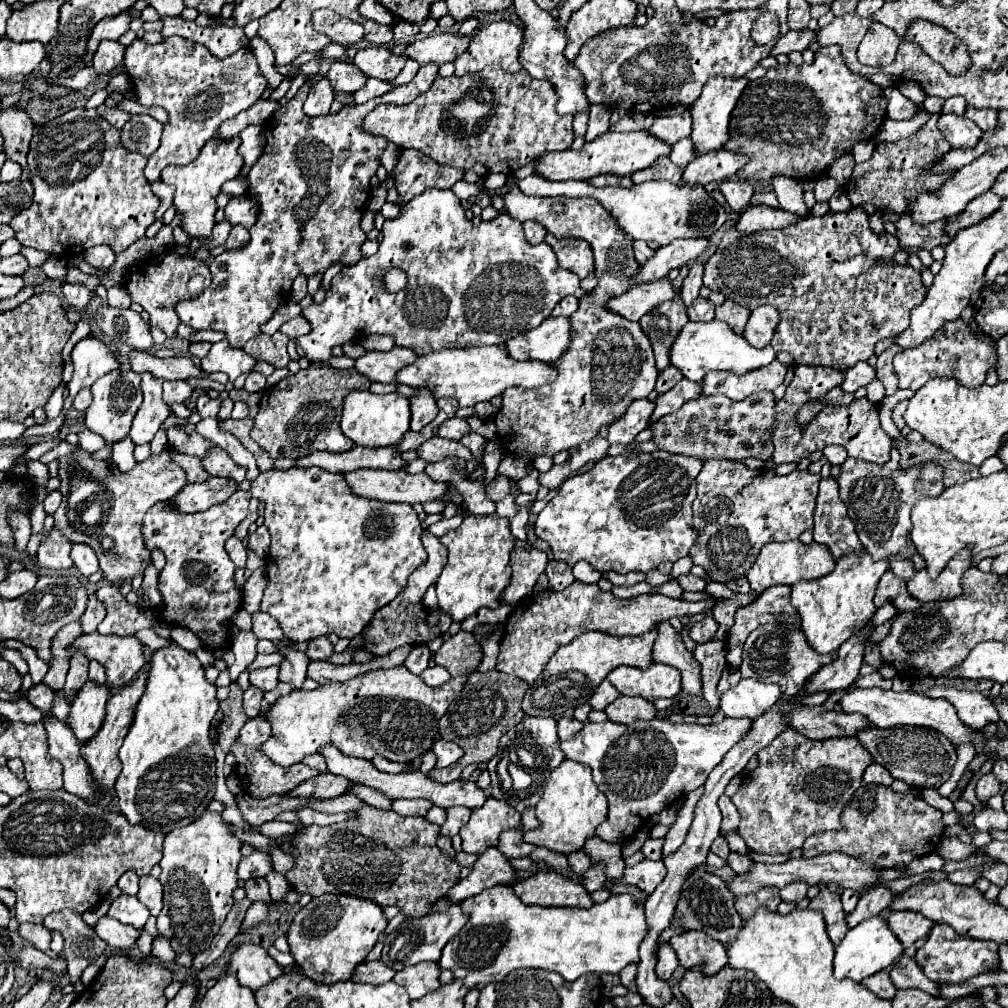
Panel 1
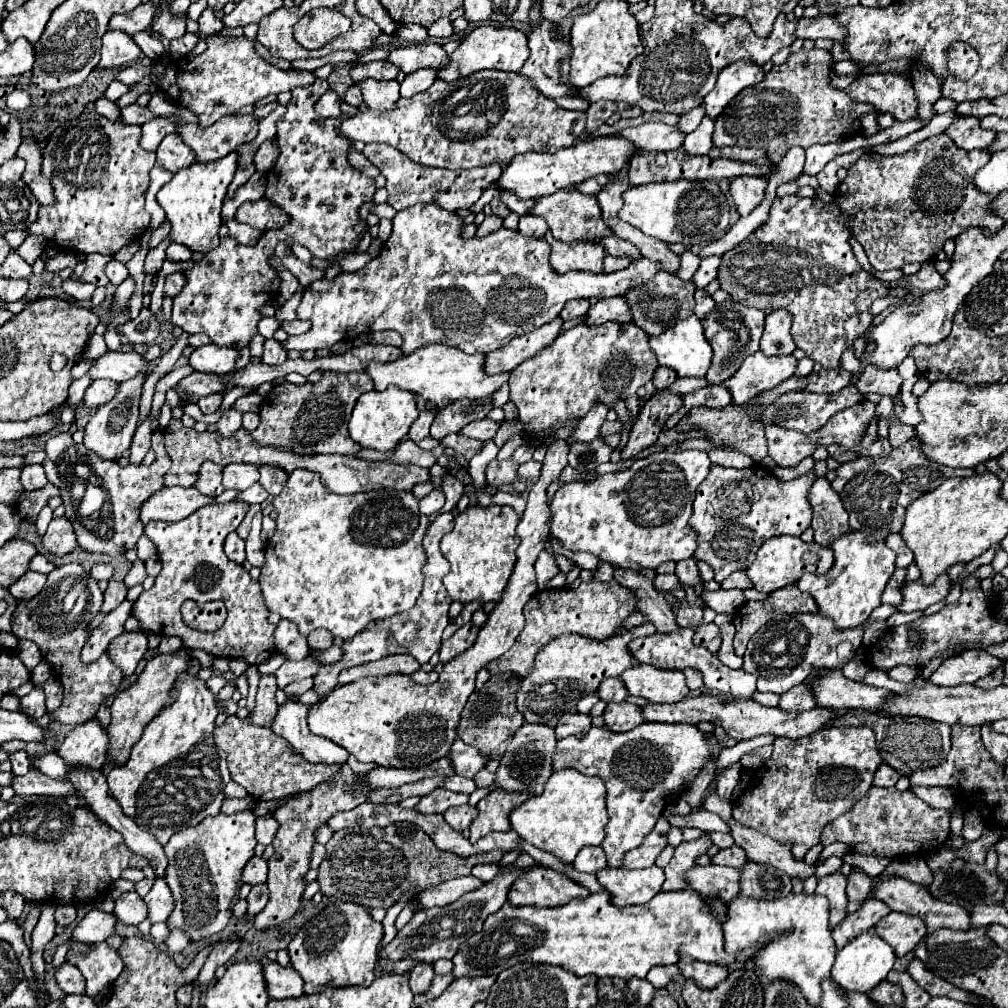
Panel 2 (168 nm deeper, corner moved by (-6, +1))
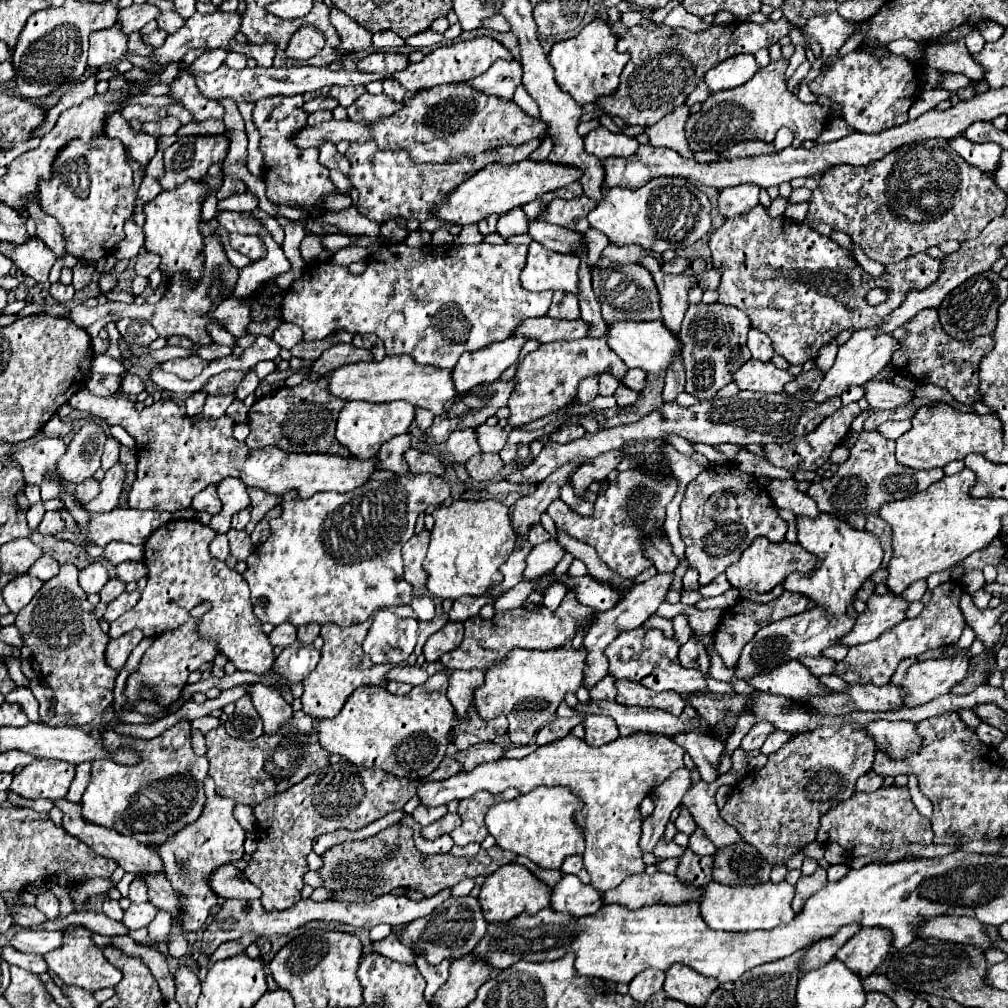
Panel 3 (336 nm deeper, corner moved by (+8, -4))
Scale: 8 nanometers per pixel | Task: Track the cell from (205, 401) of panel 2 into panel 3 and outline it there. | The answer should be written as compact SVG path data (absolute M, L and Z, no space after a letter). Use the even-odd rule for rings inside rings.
M204 392L190 394L190 396L186 398L186 416L198 416L198 414L202 412L204 400L206 400L206 394L204 394Z

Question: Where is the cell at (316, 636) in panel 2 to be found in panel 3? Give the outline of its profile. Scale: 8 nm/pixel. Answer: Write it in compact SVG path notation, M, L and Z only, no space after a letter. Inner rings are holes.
M304 624L298 628L298 640L312 644L320 634L320 624Z

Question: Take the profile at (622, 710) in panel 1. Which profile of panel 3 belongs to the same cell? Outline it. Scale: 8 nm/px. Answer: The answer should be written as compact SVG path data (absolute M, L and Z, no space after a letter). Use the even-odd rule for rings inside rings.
M586 716L584 732L584 742L590 746L604 746L620 736L616 724L612 724L608 716Z

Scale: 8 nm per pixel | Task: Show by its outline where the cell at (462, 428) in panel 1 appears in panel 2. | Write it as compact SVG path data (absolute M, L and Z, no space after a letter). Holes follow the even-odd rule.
M480 419L480 421L472 421L472 423L468 423L468 425L462 427L458 433L462 433L464 437L478 439L478 441L488 441L488 439L494 439L498 427L500 427L500 425L498 425L496 421Z

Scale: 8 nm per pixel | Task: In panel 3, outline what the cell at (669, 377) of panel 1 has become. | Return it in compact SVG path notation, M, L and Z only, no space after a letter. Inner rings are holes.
M638 368L628 370L628 374L622 378L624 386L630 388L630 390L636 390L636 392L640 392L644 388L644 380L646 380L646 374L642 370L638 370Z

